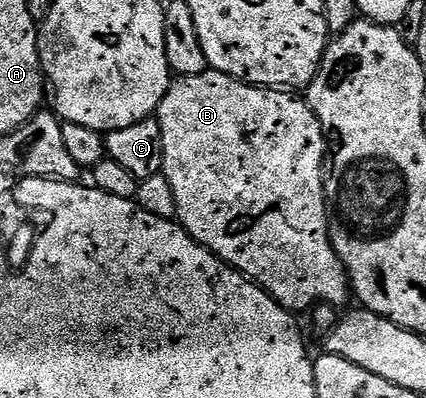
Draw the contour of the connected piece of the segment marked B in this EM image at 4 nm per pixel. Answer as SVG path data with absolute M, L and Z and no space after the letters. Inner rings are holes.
M206 69L204 73L196 76L188 76L187 78L178 76L171 81L168 92L164 96L164 100L158 106L158 113L156 115L158 123L160 124L160 132L164 132L164 164L162 165L162 173L165 174L168 184L172 184L172 192L176 196L176 208L178 209L177 221L190 233L201 246L207 246L218 258L222 258L229 266L239 270L240 273L245 274L251 282L257 282L267 294L271 294L275 300L283 306L285 310L291 312L309 311L311 307L317 305L319 302L327 302L328 304L337 308L342 308L346 302L346 297L351 297L352 291L350 288L350 279L346 277L346 265L338 258L338 253L334 250L334 245L330 243L330 216L326 204L326 183L324 181L324 163L328 158L328 139L322 133L322 126L318 122L318 117L310 111L309 105L305 101L302 102L298 98L293 98L293 93L287 92L282 88L263 88L261 86L249 86L247 82L240 82L237 78L222 74L219 70Z

